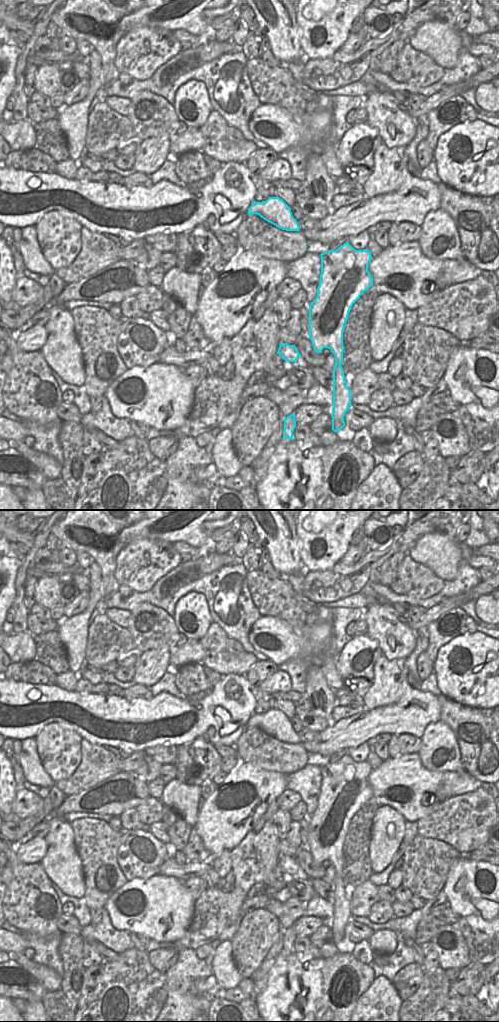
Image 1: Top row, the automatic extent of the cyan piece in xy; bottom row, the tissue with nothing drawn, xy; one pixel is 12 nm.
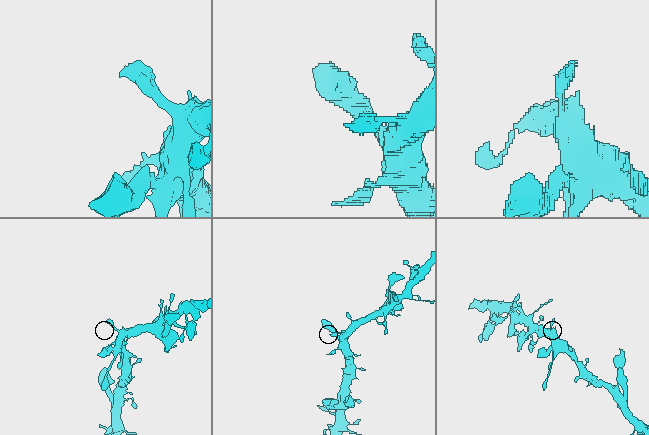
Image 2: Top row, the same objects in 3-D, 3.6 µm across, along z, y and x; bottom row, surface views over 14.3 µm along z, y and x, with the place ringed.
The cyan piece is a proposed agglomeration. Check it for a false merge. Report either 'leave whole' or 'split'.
leave whole

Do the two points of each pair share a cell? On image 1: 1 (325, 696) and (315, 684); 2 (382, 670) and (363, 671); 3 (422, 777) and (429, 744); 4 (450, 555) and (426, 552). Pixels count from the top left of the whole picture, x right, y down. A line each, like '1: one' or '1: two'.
1: one
2: two
3: two
4: one

